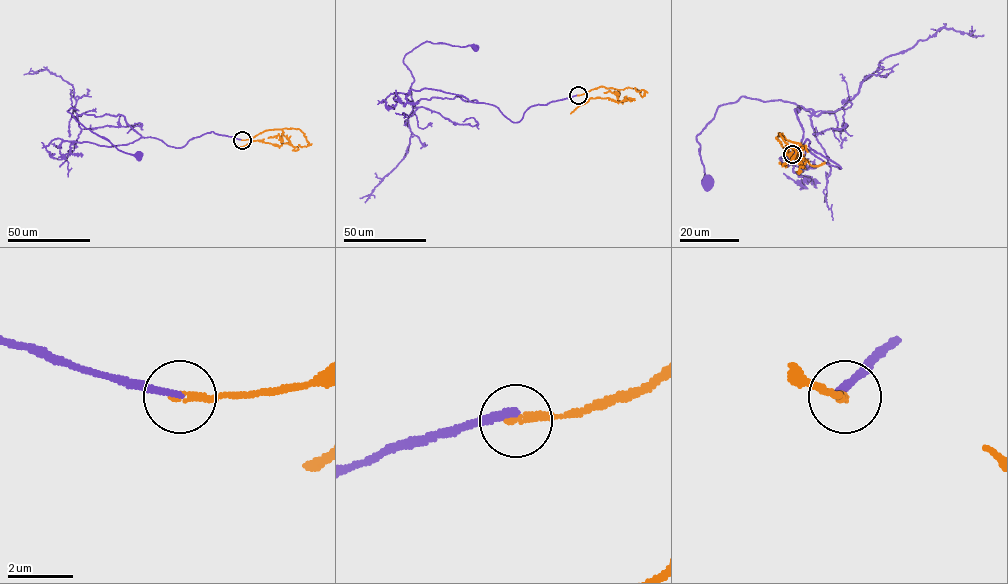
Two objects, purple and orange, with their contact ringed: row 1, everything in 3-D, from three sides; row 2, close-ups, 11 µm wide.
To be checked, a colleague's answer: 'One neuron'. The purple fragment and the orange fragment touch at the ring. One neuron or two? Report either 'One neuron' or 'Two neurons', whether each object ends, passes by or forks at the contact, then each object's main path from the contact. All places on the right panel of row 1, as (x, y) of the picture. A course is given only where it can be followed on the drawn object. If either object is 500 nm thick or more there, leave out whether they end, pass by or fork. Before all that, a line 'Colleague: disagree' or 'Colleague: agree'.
Colleague: disagree
Two neurons. At the ring purple ends. At the ring orange ends. Course of purple: (792, 154), (807, 139), (841, 168), (801, 145), (795, 111), (810, 109), (741, 96), (696, 136), (708, 182). Course of orange: (793, 154), (778, 136), (802, 146), (795, 156), (804, 160), (801, 164), (798, 155), (811, 165), (824, 162)

